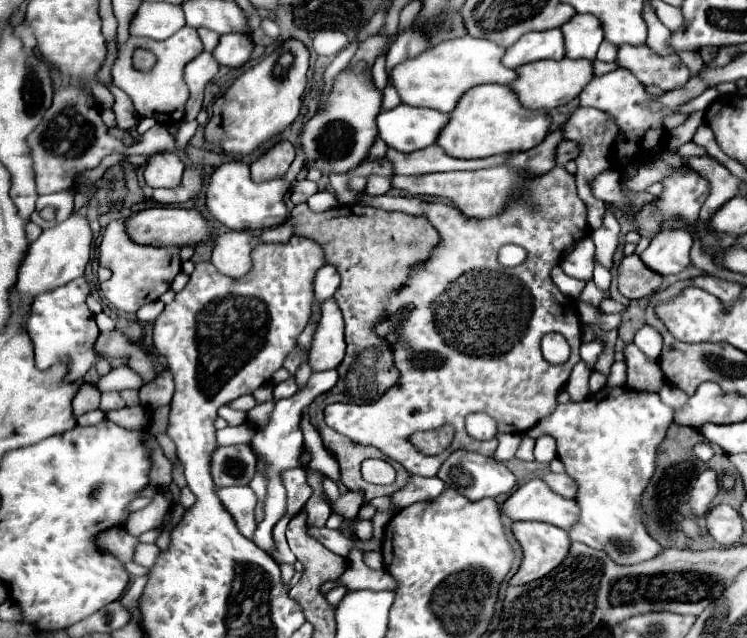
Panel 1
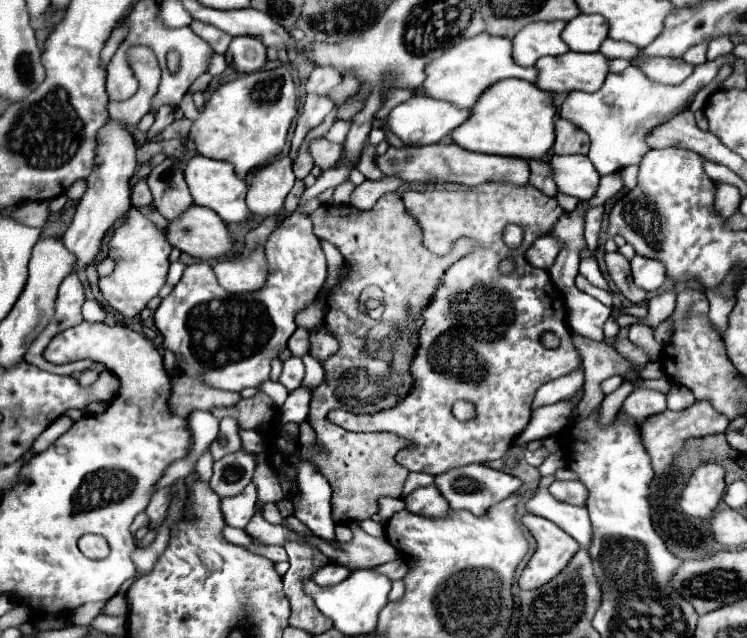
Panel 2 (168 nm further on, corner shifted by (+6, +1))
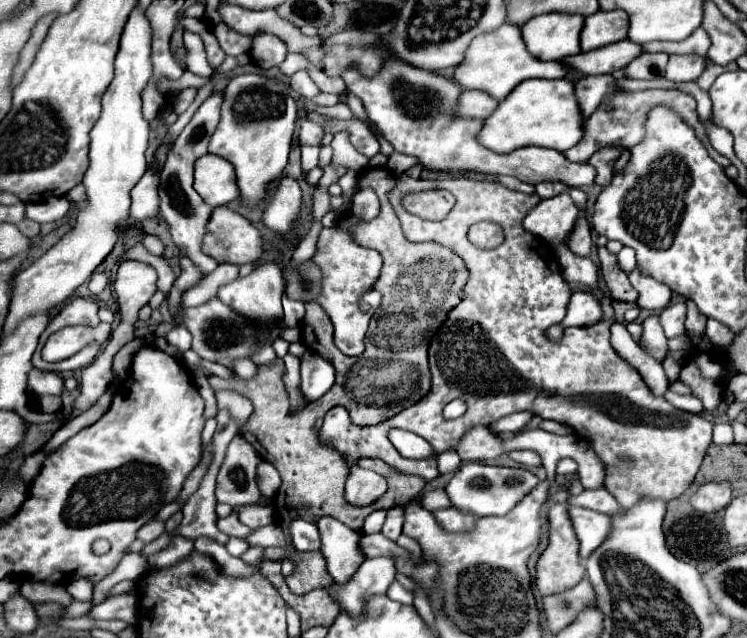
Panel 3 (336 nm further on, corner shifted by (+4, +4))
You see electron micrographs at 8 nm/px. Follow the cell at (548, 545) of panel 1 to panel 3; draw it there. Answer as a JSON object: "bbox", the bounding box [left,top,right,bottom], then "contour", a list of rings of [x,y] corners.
{"bbox":[537,503,585,595],"contour":[[[557,503],[549,509],[549,547],[537,561],[537,587],[541,595],[557,595],[575,587],[585,577],[585,567],[579,557],[579,539],[569,519],[569,503]]]}

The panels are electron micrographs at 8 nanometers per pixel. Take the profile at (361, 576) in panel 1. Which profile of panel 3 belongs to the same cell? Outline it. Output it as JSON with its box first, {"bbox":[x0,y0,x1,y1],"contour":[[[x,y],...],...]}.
{"bbox":[386,580,413,605],"contour":[[[395,580],[391,583],[391,587],[389,587],[389,591],[386,592],[387,597],[389,599],[393,599],[393,601],[397,601],[397,603],[403,603],[403,605],[413,605],[413,593],[411,591],[407,591],[401,583]]]}

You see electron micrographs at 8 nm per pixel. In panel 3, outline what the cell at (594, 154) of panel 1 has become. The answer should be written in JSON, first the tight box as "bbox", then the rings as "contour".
{"bbox":[565,89,731,168],"contour":[[[647,89],[647,91],[615,91],[607,97],[607,101],[603,105],[597,107],[597,111],[587,119],[585,123],[585,137],[583,141],[579,141],[579,145],[571,147],[569,151],[565,151],[565,157],[573,163],[583,163],[587,161],[593,153],[601,151],[603,147],[627,147],[631,149],[633,145],[637,145],[641,139],[643,139],[643,121],[645,121],[645,115],[647,115],[647,109],[651,105],[657,105],[657,103],[663,103],[663,105],[671,105],[691,127],[695,127],[697,131],[697,137],[701,137],[701,141],[705,143],[705,147],[709,149],[709,155],[724,168],[731,165],[731,162],[727,157],[717,153],[713,149],[713,145],[707,141],[707,129],[705,129],[705,123],[699,119],[697,115],[697,103],[691,95],[687,93],[681,93],[677,89]]]}

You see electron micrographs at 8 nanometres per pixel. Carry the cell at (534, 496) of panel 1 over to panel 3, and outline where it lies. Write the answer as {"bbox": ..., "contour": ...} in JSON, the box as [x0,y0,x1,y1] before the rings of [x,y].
{"bbox":[569,507,611,559],"contour":[[[571,507],[569,509],[575,533],[581,541],[581,557],[587,559],[611,533],[611,517],[603,513],[591,513],[591,509]]]}

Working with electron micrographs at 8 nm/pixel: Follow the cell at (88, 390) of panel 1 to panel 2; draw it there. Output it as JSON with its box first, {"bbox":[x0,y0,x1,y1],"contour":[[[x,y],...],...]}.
{"bbox":[31,414,73,452],"contour":[[[65,414],[59,416],[59,418],[37,438],[37,442],[33,444],[31,450],[33,450],[33,452],[43,452],[43,450],[45,450],[47,446],[51,446],[61,434],[65,434],[71,426],[73,426],[73,420],[71,420],[69,416],[65,416]]]}

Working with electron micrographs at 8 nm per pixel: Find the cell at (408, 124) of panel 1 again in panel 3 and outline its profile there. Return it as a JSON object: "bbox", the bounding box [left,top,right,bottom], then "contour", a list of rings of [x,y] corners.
{"bbox":[457,89,499,119],"contour":[[[467,89],[463,93],[463,97],[459,99],[457,113],[461,117],[481,117],[481,119],[487,119],[497,109],[497,105],[499,105],[499,101],[493,99],[491,95],[487,95],[485,91]]]}

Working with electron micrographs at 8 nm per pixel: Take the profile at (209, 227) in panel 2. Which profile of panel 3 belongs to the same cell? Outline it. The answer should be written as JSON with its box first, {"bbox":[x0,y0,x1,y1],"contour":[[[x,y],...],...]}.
{"bbox":[203,207,263,267],"contour":[[[217,207],[207,223],[203,251],[219,263],[241,267],[261,259],[263,239],[259,229],[255,229],[245,217],[227,207]]]}

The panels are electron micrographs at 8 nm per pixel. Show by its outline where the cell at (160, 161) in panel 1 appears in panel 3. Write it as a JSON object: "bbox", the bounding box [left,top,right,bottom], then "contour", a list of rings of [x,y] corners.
{"bbox":[159,91,223,275],"contour":[[[223,91],[221,93],[213,93],[197,109],[197,113],[189,121],[189,125],[183,129],[183,131],[189,131],[189,135],[183,133],[173,143],[173,149],[171,149],[171,153],[167,157],[167,165],[165,165],[163,173],[161,173],[161,185],[159,185],[159,199],[161,199],[159,211],[163,215],[163,219],[165,219],[165,223],[169,225],[171,237],[177,243],[177,247],[181,249],[181,253],[187,255],[193,261],[193,265],[203,275],[209,275],[211,271],[215,271],[219,263],[213,257],[205,255],[203,249],[201,249],[201,241],[205,237],[205,225],[207,225],[213,209],[193,189],[193,163],[195,163],[197,157],[201,157],[201,155],[207,153],[209,137],[213,135],[213,131],[217,129],[219,119],[221,119],[221,103],[223,103]]]}

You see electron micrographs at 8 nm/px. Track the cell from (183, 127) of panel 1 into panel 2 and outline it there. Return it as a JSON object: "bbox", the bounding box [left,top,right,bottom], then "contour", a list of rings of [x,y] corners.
{"bbox":[185,156,251,224],"contour":[[[195,156],[187,162],[185,166],[185,180],[187,186],[191,190],[191,196],[195,200],[195,204],[211,208],[215,214],[219,214],[219,218],[227,224],[231,222],[243,222],[251,212],[245,204],[245,194],[247,194],[247,184],[235,174],[233,164],[229,162],[221,162],[221,160],[211,160],[211,158],[203,158],[203,156]]]}

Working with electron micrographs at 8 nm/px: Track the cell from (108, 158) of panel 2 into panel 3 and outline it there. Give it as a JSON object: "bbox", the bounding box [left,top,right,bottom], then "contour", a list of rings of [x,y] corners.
{"bbox":[1,5,151,337],"contour":[[[137,5],[123,27],[119,51],[115,57],[115,79],[103,95],[103,111],[91,131],[91,165],[83,179],[89,199],[79,211],[75,229],[71,229],[57,245],[41,255],[41,259],[31,263],[27,269],[21,269],[13,277],[11,303],[1,329],[1,337],[13,333],[23,319],[49,313],[51,309],[63,305],[111,253],[119,237],[119,225],[129,219],[129,193],[147,169],[145,151],[149,139],[149,123],[141,115],[141,93],[147,87],[151,75],[151,25],[145,17],[145,11]]]}

